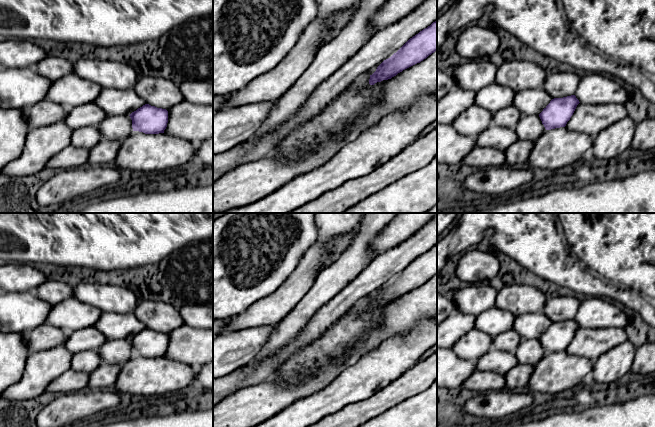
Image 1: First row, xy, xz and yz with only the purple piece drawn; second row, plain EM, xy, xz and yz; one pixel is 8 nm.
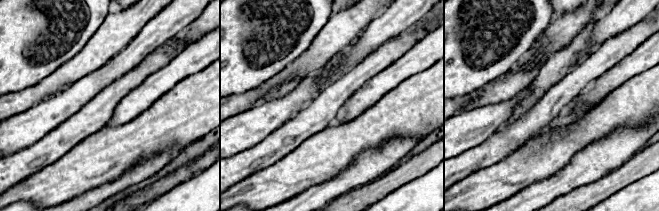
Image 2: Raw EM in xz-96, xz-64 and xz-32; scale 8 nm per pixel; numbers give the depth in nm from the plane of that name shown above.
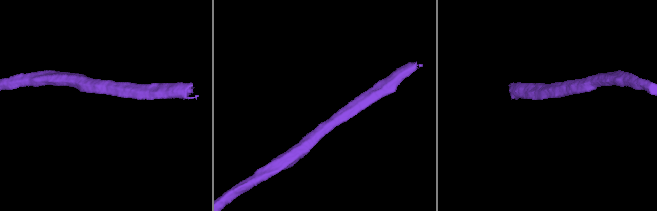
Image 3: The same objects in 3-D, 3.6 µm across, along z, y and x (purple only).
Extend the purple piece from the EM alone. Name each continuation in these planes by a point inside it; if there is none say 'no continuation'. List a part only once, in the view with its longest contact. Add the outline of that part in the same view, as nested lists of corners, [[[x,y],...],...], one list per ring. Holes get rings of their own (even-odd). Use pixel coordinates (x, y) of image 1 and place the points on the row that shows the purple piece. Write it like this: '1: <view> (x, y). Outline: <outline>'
no continuation

